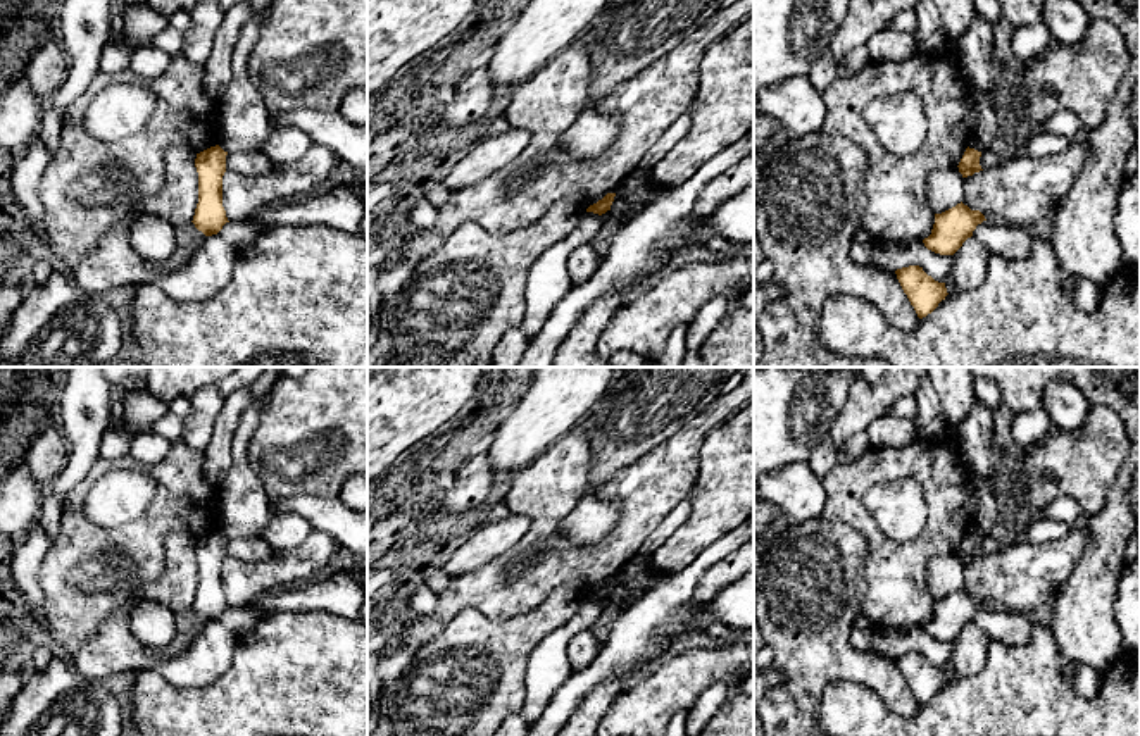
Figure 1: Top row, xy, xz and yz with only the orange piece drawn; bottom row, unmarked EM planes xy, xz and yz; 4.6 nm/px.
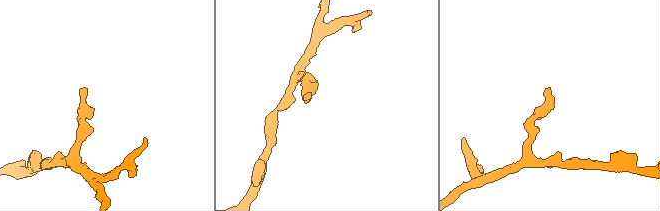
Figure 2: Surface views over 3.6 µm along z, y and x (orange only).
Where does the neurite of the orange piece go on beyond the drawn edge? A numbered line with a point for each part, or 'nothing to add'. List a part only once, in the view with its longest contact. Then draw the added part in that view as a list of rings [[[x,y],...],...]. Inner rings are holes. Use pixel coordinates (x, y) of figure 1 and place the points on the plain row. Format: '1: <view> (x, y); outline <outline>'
nothing to add

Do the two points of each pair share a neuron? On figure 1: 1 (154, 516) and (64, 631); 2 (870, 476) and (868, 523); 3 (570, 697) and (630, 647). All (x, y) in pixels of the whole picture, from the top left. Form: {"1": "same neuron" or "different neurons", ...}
{"1": "same neuron", "2": "same neuron", "3": "same neuron"}

